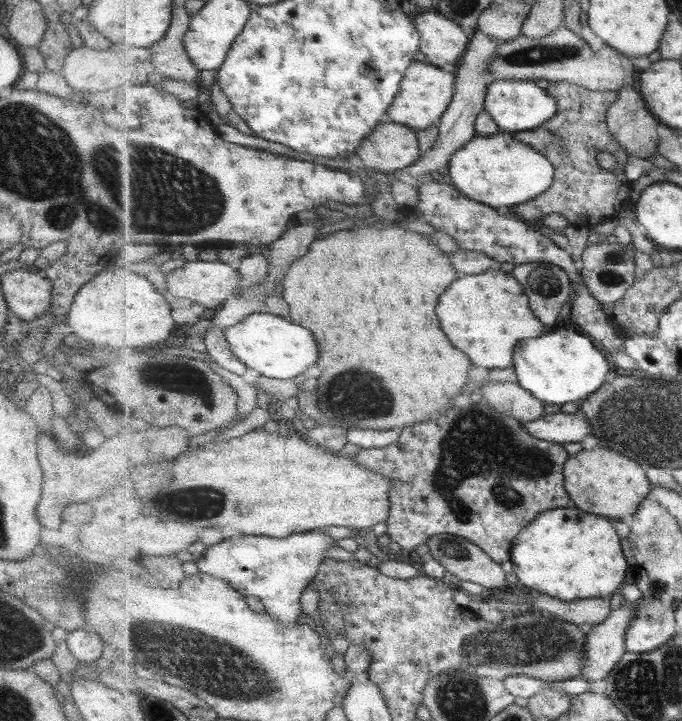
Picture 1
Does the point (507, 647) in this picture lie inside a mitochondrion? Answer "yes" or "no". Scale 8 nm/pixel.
yes

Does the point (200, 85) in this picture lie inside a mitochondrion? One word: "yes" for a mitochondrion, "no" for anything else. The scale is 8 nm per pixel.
no

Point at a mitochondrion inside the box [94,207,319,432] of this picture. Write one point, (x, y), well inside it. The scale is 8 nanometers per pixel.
(184, 378)

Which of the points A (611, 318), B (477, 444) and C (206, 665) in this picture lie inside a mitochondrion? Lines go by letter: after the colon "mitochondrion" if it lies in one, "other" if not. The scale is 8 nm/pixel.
A: other
B: mitochondrion
C: mitochondrion

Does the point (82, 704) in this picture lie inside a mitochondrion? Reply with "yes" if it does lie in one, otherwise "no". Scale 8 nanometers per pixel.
no

